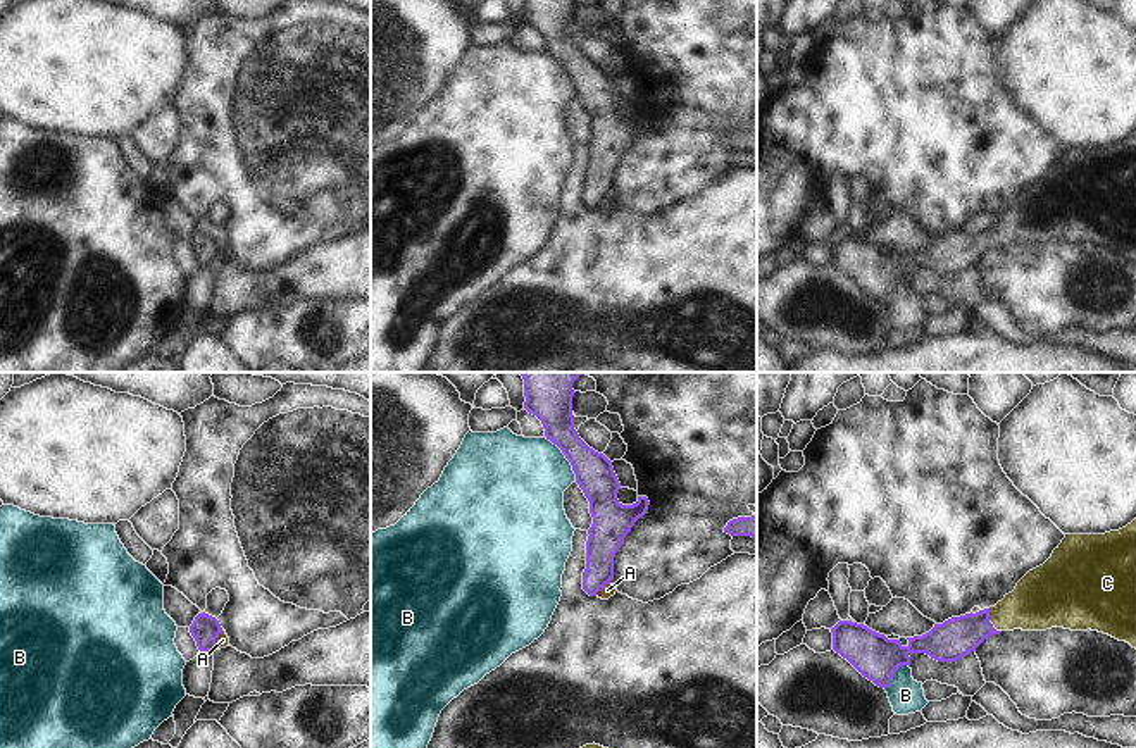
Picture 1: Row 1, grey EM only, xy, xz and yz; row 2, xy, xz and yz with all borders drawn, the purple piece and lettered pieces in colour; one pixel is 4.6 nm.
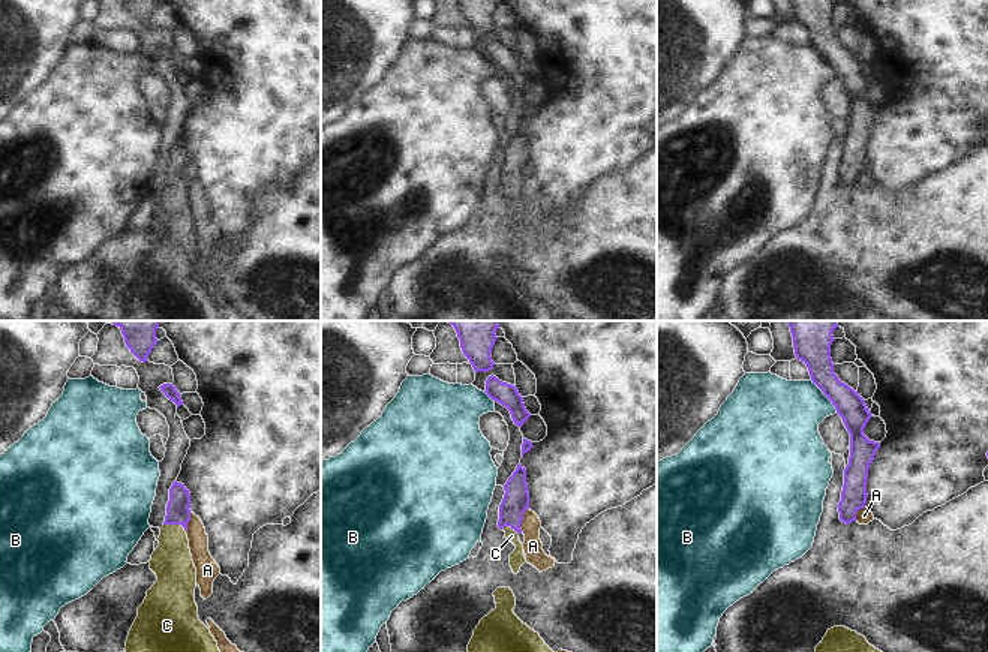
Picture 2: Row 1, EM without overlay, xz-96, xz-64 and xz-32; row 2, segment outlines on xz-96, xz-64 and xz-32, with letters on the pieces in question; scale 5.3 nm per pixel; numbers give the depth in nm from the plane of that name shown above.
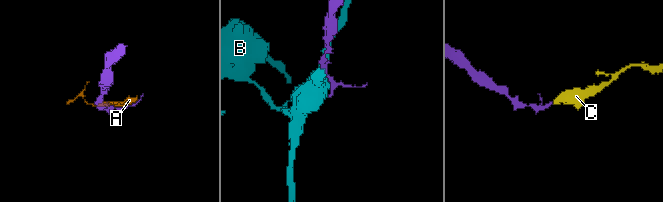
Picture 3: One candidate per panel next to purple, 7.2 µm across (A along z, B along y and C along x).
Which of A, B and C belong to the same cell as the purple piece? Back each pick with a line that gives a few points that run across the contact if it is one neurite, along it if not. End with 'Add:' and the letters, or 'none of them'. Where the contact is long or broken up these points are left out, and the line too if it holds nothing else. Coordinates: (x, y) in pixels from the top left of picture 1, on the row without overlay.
C: Line: yz (948, 255), (988, 235), (1038, 216)
Add: C.

